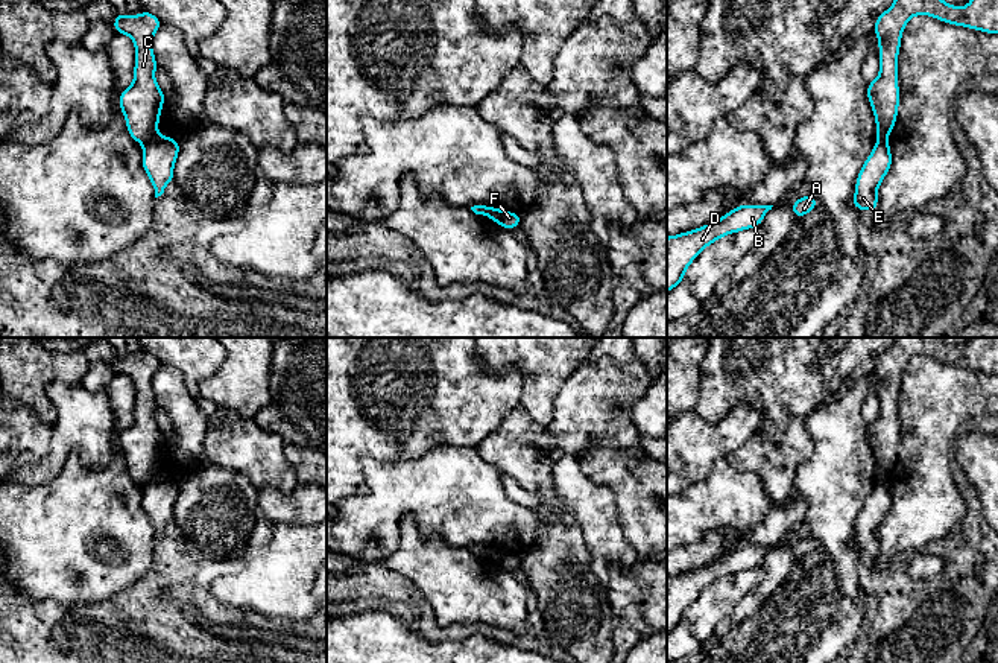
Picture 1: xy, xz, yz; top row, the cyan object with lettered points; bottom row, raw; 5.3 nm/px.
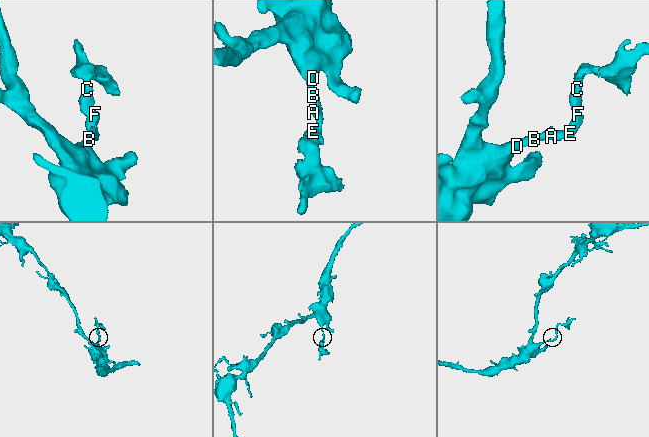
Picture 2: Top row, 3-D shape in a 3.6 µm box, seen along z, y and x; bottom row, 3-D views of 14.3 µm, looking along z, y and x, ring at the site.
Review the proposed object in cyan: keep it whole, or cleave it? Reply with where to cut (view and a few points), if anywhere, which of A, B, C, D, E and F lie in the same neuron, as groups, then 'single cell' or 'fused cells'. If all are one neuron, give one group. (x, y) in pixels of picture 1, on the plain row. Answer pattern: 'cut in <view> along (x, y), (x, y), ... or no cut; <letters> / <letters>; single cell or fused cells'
cut in xy along (155, 473), (142, 484); A B D E F / C; fused cells

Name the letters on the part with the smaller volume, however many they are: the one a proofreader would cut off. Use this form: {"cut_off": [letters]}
{"cut_off": ["C"]}

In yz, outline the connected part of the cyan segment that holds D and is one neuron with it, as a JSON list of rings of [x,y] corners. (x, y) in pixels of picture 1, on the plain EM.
[[[743,544],[705,567],[667,578],[667,634],[685,619],[687,608],[703,588],[723,576],[760,567],[772,547]]]

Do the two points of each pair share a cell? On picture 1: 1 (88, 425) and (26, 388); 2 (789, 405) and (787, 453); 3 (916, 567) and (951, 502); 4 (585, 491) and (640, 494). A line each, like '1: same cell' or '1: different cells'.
1: different cells
2: different cells
3: different cells
4: different cells

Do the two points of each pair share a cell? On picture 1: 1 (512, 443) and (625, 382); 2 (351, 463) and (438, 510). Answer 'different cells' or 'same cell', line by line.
1: different cells
2: different cells

